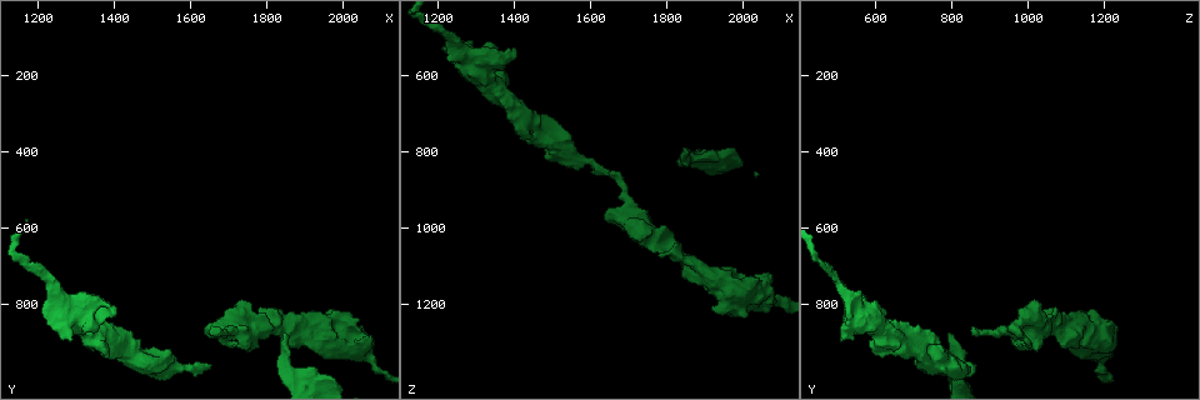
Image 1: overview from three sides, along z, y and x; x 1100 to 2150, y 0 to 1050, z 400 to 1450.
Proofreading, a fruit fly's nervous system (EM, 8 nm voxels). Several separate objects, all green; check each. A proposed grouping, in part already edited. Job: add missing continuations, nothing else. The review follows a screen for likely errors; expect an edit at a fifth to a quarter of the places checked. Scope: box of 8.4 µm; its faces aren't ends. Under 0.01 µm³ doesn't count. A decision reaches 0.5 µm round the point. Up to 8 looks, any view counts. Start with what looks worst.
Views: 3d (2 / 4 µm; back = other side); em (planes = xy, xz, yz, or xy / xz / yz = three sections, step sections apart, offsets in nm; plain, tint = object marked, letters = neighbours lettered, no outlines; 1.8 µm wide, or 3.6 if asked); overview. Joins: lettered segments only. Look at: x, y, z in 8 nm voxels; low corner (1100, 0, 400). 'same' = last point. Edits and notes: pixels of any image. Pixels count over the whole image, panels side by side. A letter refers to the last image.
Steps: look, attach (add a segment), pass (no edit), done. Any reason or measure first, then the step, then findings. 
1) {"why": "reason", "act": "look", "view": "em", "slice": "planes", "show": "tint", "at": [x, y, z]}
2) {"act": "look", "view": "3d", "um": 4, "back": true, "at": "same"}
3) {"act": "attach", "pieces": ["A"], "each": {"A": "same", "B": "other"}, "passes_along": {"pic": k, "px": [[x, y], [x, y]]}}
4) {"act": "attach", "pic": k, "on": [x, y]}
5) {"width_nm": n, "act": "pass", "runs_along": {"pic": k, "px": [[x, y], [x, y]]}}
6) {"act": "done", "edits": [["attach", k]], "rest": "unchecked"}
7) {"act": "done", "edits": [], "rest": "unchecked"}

{"why": "thick end", "act": "look", "view": "3d", "um": 2, "at": [1290, 890, 500]}

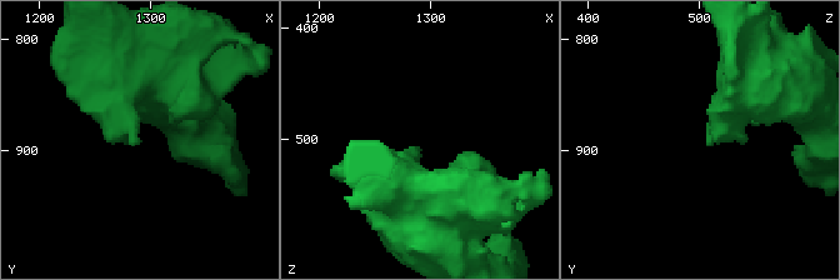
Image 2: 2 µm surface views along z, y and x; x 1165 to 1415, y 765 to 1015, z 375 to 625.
{"act": "look", "view": "em", "slice": "planes", "show": "letters", "at": [1290, 892, 504]}

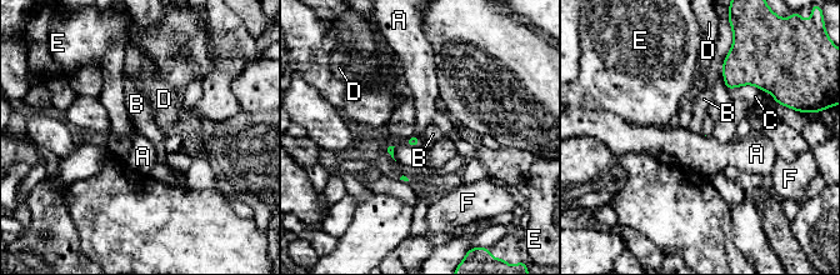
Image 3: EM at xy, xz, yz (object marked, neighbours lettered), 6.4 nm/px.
{"act": "pass", "each": {"A": "other", "B": "other", "C": "other", "D": "other", "E": "other", "F": "other"}, "border": {"pic": 3, "px": [[414, 135], [420, 140]]}, "found": "none of them fits"}

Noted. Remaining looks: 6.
{"why": "thick turns thin", "act": "look", "view": "em", "slice": "xz", "step": 8, "show": "letters", "at": [1860, 955, 830]}

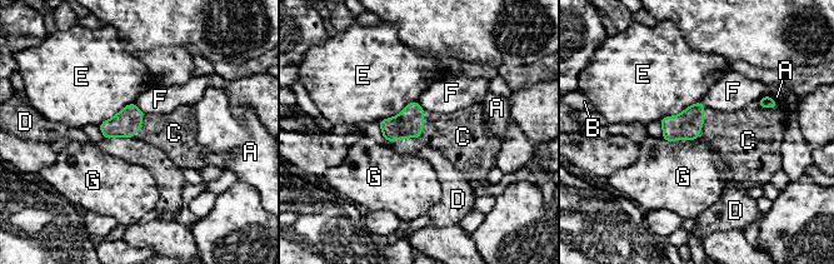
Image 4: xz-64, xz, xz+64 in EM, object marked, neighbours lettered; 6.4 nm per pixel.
{"act": "look", "view": "em", "slice": "planes", "show": "letters", "at": "same"}

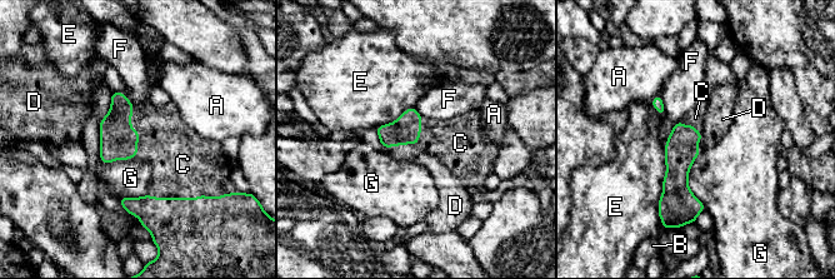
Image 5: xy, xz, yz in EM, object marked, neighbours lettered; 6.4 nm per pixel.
{"act": "attach", "pic": 5, "on": [170, 147], "each": {"A": "other", "B": "other", "C": "same", "D": "other", "E": "other", "F": "other", "G": "other"}, "passes_along": {"pic": 5, "px": [[118, 140], [136, 130], [170, 147]]}, "found": "the cell continues"}

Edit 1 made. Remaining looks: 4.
{"act": "look", "view": "overview"}

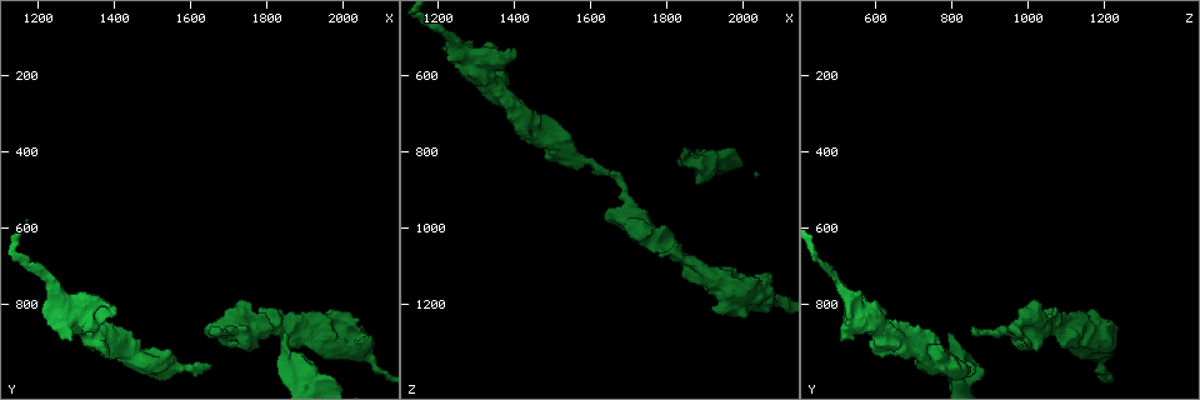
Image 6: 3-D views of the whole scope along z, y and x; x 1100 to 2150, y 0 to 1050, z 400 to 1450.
{"why": "an open end", "act": "look", "view": "em", "slice": "planes", "show": "letters", "at": [2070, 880, 1125]}

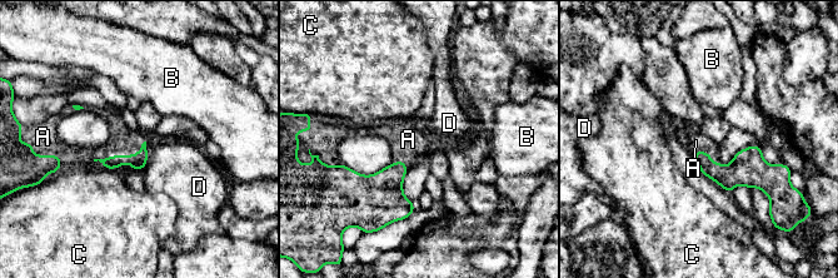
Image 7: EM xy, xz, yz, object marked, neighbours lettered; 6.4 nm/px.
{"act": "attach", "pic": 7, "on": [121, 140], "each": {"A": "same", "B": "other", "C": "other", "D": "other"}, "found": "the cell continues"}

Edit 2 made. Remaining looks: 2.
{"act": "done", "edits": [["attach", 5], ["attach", 7]], "rest": "unchecked"}

